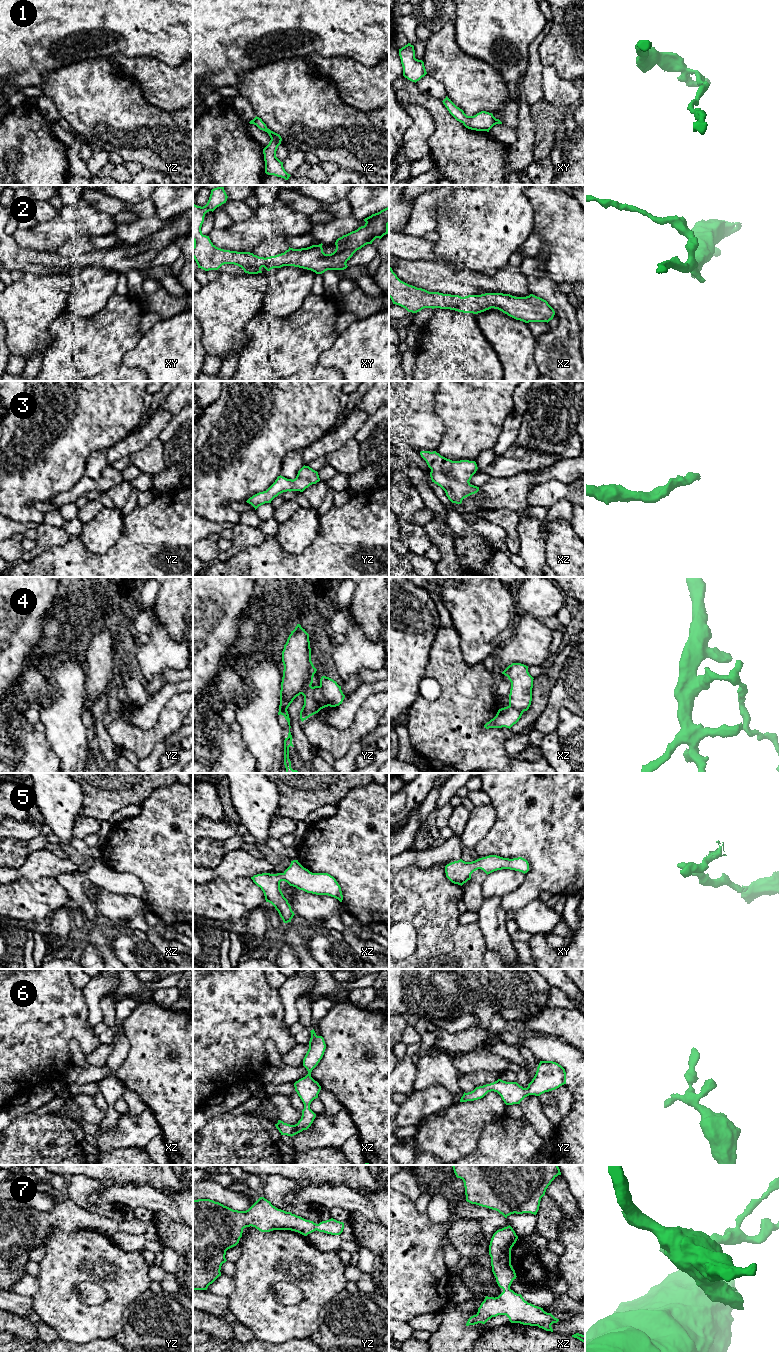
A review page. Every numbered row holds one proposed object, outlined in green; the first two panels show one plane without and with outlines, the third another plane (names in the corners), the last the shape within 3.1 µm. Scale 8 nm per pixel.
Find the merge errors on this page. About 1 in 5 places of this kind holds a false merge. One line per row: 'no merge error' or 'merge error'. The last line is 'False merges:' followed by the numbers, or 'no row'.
1: merge error
2: no merge error
3: no merge error
4: merge error
5: no merge error
6: no merge error
7: no merge error
False merges: 1, 4

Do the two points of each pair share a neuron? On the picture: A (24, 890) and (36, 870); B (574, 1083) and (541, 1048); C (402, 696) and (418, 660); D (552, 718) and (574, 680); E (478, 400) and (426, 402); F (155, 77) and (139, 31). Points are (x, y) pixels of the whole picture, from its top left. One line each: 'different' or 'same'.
A: different
B: same
C: same
D: same
E: different
F: different

